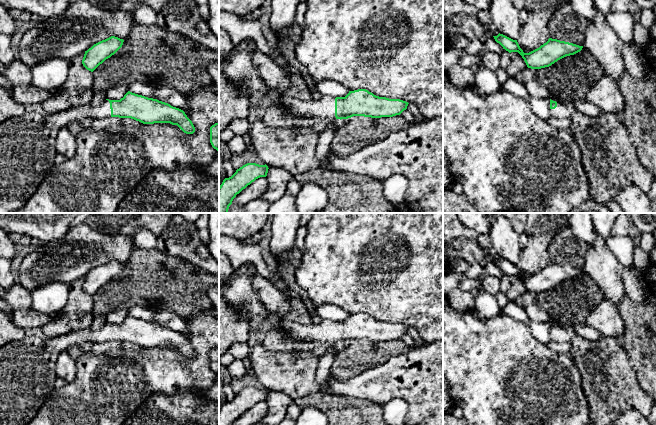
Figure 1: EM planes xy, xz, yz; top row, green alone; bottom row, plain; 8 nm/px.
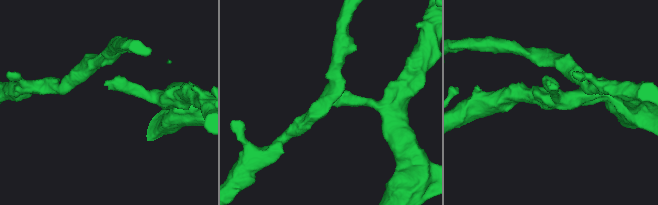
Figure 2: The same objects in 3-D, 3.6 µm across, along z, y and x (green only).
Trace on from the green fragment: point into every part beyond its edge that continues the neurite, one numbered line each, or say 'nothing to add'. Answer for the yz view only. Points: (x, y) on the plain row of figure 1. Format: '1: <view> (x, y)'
1: yz (563, 335)

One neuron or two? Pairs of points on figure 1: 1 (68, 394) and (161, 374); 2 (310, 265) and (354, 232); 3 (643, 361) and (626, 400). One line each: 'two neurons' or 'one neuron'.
1: one neuron
2: one neuron
3: two neurons

